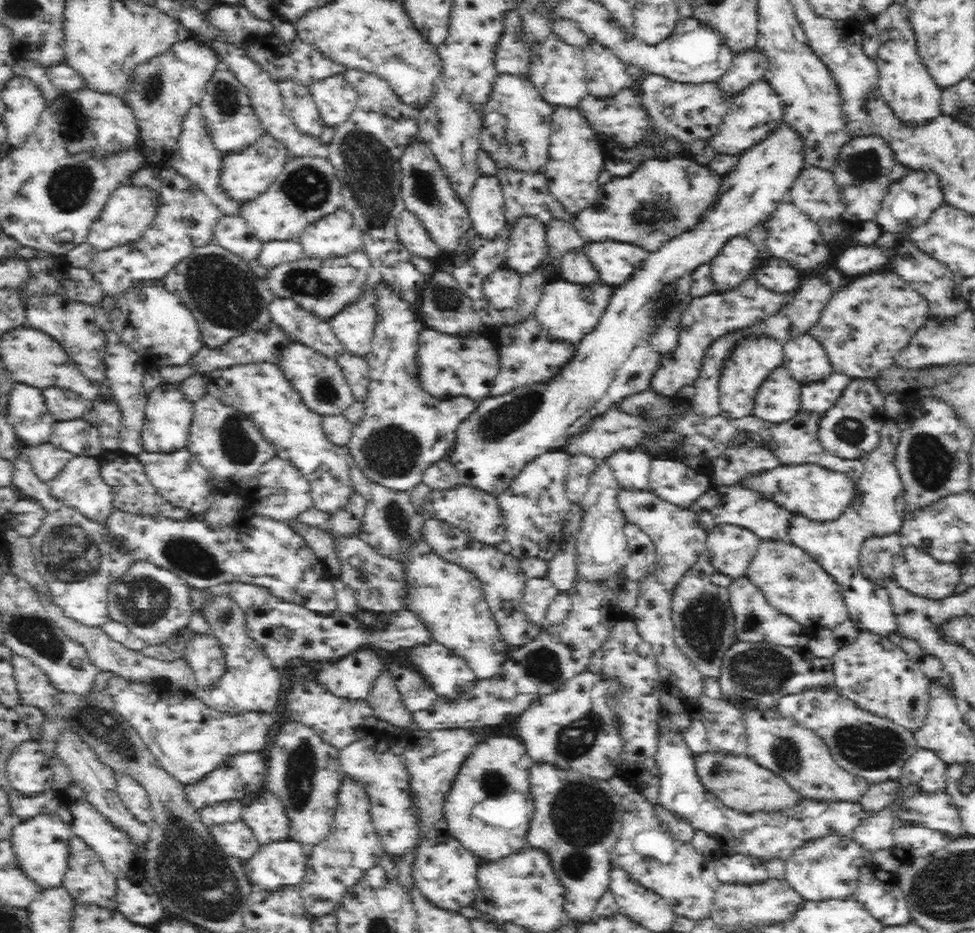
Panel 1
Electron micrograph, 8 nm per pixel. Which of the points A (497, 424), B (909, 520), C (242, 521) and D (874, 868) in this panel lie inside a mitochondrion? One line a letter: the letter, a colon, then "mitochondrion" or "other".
A: mitochondrion
B: other
C: other
D: other

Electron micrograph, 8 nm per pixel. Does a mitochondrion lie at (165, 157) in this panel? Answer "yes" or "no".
no

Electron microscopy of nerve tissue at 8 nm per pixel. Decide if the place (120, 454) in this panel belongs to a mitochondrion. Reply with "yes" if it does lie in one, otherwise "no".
no

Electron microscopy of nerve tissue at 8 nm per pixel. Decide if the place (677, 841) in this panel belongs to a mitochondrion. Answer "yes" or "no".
no

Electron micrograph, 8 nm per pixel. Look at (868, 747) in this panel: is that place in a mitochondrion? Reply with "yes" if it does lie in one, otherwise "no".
yes

